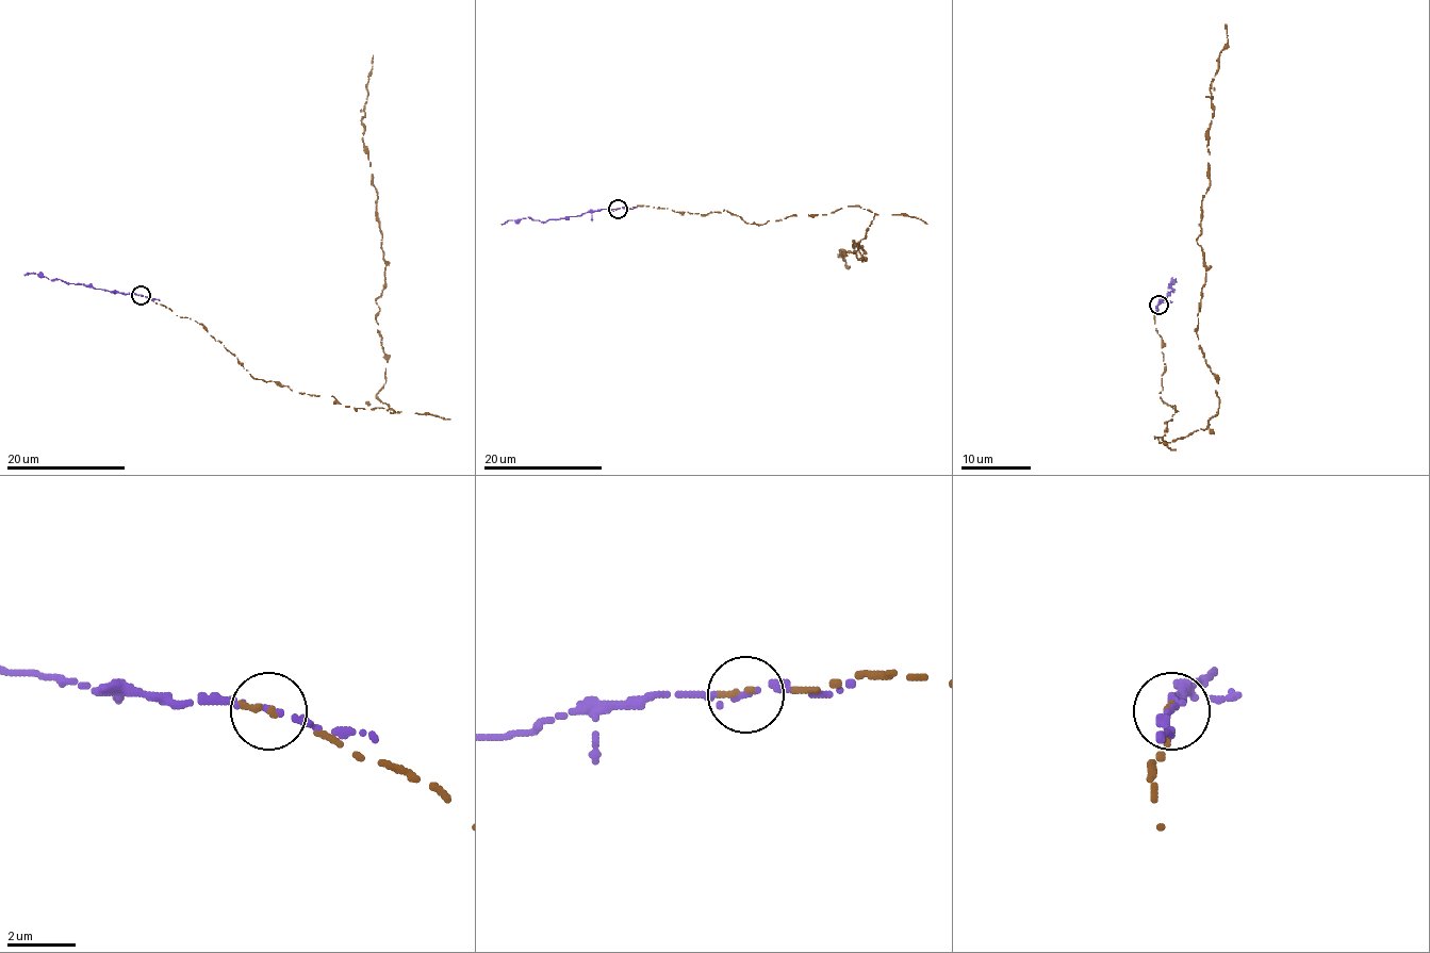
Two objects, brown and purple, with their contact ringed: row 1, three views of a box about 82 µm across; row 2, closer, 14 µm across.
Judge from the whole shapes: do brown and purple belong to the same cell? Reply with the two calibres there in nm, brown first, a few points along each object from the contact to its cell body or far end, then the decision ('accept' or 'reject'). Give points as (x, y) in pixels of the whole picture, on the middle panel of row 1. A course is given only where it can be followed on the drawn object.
calibres 180 and 130 nm; course brown (618, 208), (756, 224), (859, 207), (874, 214), (865, 260), (858, 242), (839, 253), (850, 265); course purple (618, 209), (601, 209), (541, 222), (527, 216), (500, 224); accept

